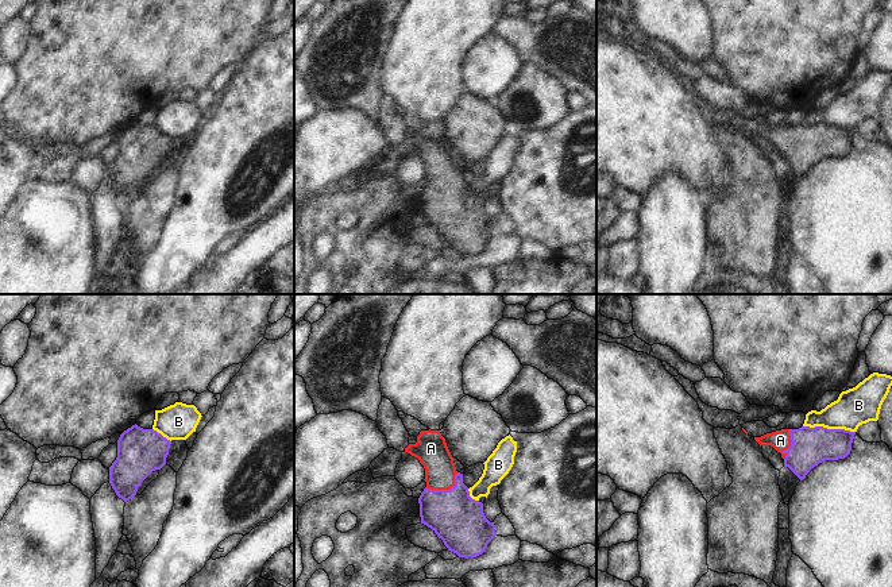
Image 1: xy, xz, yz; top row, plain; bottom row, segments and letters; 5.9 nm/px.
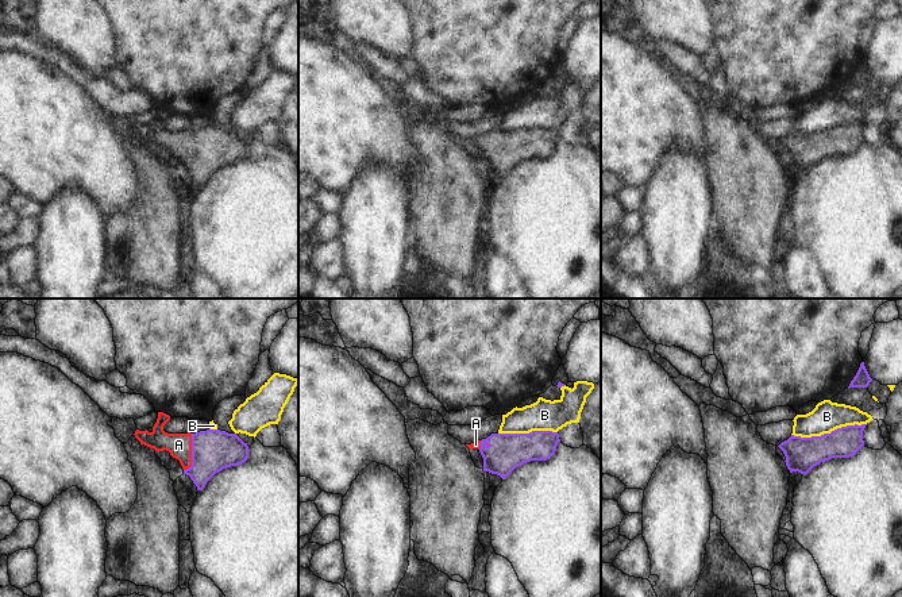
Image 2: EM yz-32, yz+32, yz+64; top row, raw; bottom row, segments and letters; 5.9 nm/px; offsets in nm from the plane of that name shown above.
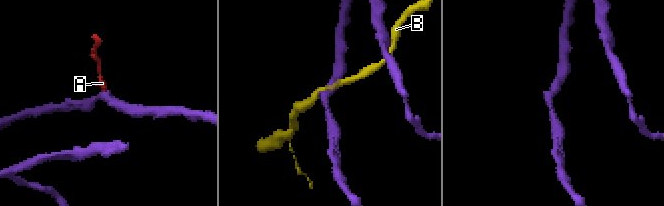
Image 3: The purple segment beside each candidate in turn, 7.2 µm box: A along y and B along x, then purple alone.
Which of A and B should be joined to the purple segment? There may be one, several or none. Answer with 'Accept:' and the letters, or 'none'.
Accept: A

